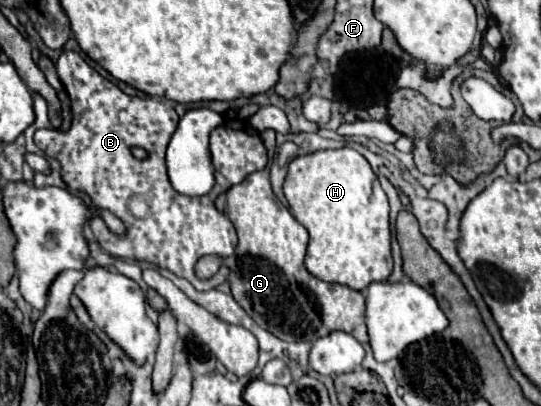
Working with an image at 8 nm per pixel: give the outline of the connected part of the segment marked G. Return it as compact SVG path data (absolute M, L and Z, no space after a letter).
M263 131L261 139L269 156L265 169L247 175L245 181L233 185L225 197L225 215L235 225L239 245L235 249L235 265L231 265L231 293L235 301L255 319L257 325L271 331L283 341L317 341L331 331L355 331L359 343L367 343L365 297L345 285L325 283L313 277L305 265L307 229L289 213L289 209L273 195L269 179L275 155L275 133Z

